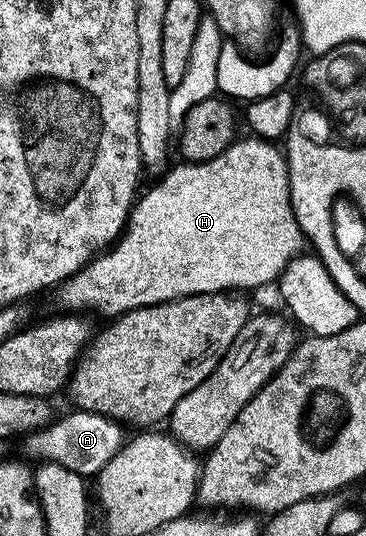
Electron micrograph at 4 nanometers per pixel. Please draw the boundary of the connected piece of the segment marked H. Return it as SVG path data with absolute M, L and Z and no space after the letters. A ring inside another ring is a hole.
M260 138L238 139L230 144L223 154L211 158L205 162L191 164L188 162L177 162L177 165L150 190L146 196L138 195L135 203L129 209L129 219L125 221L124 229L115 243L108 250L92 257L85 267L70 276L64 284L56 289L57 300L62 304L64 311L69 314L90 314L98 312L105 318L116 318L136 308L146 308L152 304L162 304L168 300L178 300L184 296L198 296L208 292L223 292L226 290L241 290L237 288L257 288L260 284L269 284L280 277L281 272L302 251L303 233L297 226L296 219L287 216L287 160L281 157L276 143Z

